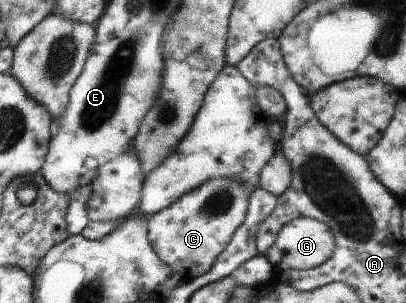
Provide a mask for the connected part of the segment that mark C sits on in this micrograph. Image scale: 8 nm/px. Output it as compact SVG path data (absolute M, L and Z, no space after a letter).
M213 178L185 194L180 202L149 218L149 240L157 254L186 281L205 274L243 224L251 192L235 178Z

